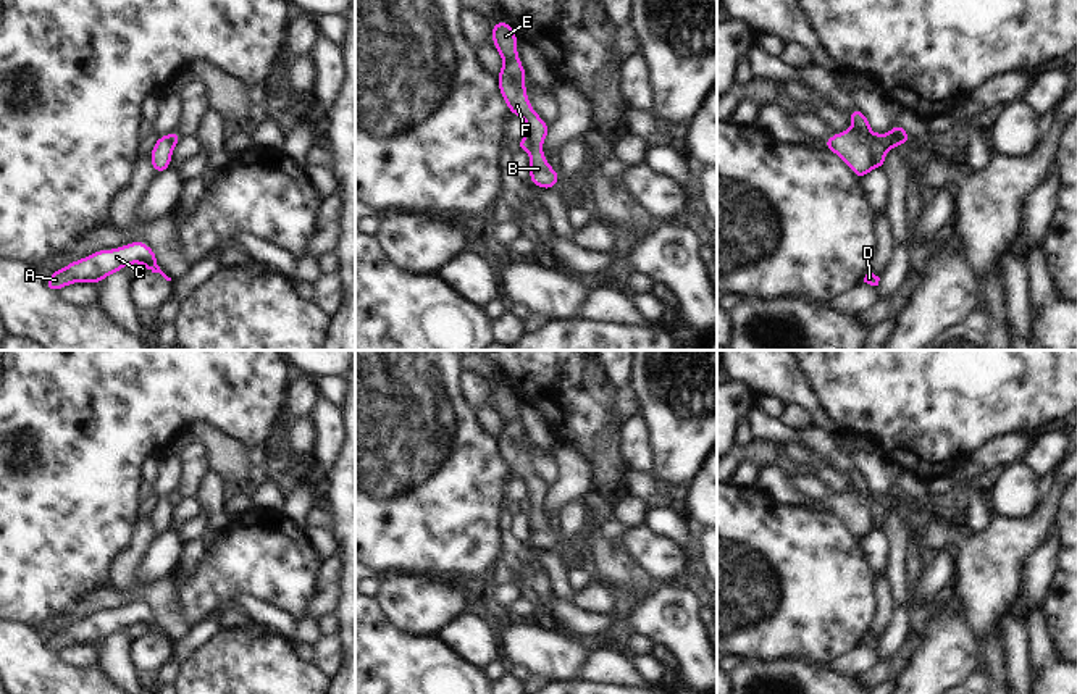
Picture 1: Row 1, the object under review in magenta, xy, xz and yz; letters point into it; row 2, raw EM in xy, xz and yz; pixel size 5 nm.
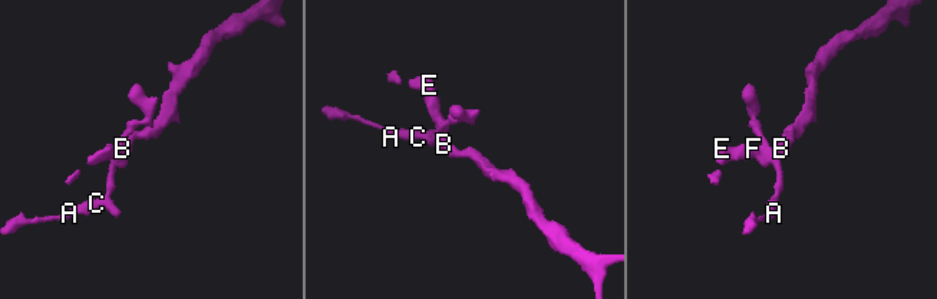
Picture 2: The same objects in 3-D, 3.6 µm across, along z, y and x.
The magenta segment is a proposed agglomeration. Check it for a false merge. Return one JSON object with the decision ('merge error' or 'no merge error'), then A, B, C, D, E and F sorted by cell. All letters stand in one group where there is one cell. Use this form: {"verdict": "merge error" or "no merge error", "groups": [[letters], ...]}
{"verdict": "merge error", "groups": [["A", "C", "D"], ["B", "E", "F"]]}

